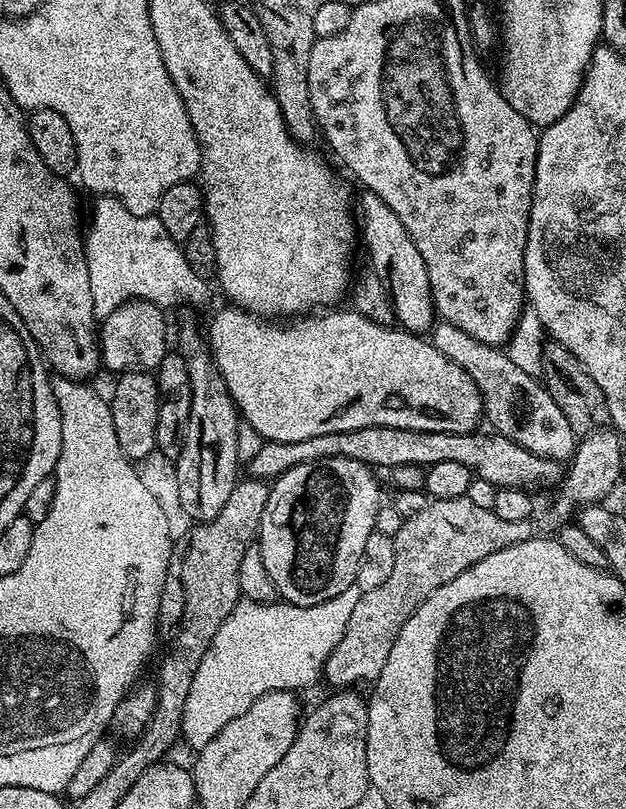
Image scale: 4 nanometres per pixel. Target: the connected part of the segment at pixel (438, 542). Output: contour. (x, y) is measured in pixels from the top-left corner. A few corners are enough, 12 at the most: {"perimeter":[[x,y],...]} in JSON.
{"perimeter":[[467,496],[425,503],[394,537],[324,663],[336,690],[375,681],[438,586],[533,539]]}

